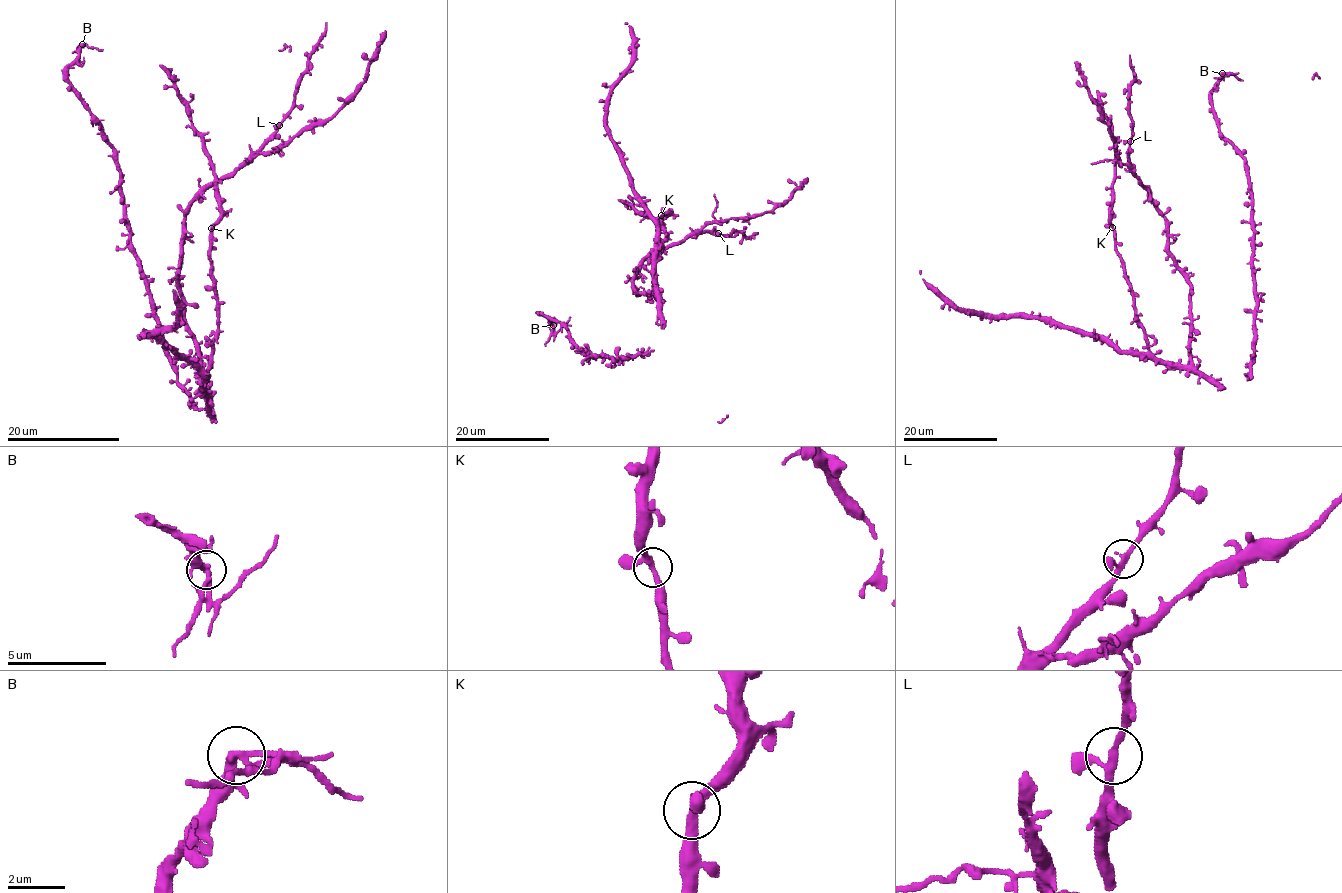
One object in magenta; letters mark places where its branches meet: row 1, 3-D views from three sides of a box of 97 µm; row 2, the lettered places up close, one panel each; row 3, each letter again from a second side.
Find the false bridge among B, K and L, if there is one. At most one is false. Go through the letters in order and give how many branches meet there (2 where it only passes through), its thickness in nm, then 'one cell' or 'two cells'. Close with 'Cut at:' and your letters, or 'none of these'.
B: 3 | 260 nm | two cells
K: 3 | 280 nm | one cell
L: 3 | 220 nm | one cell
Cut at: B

